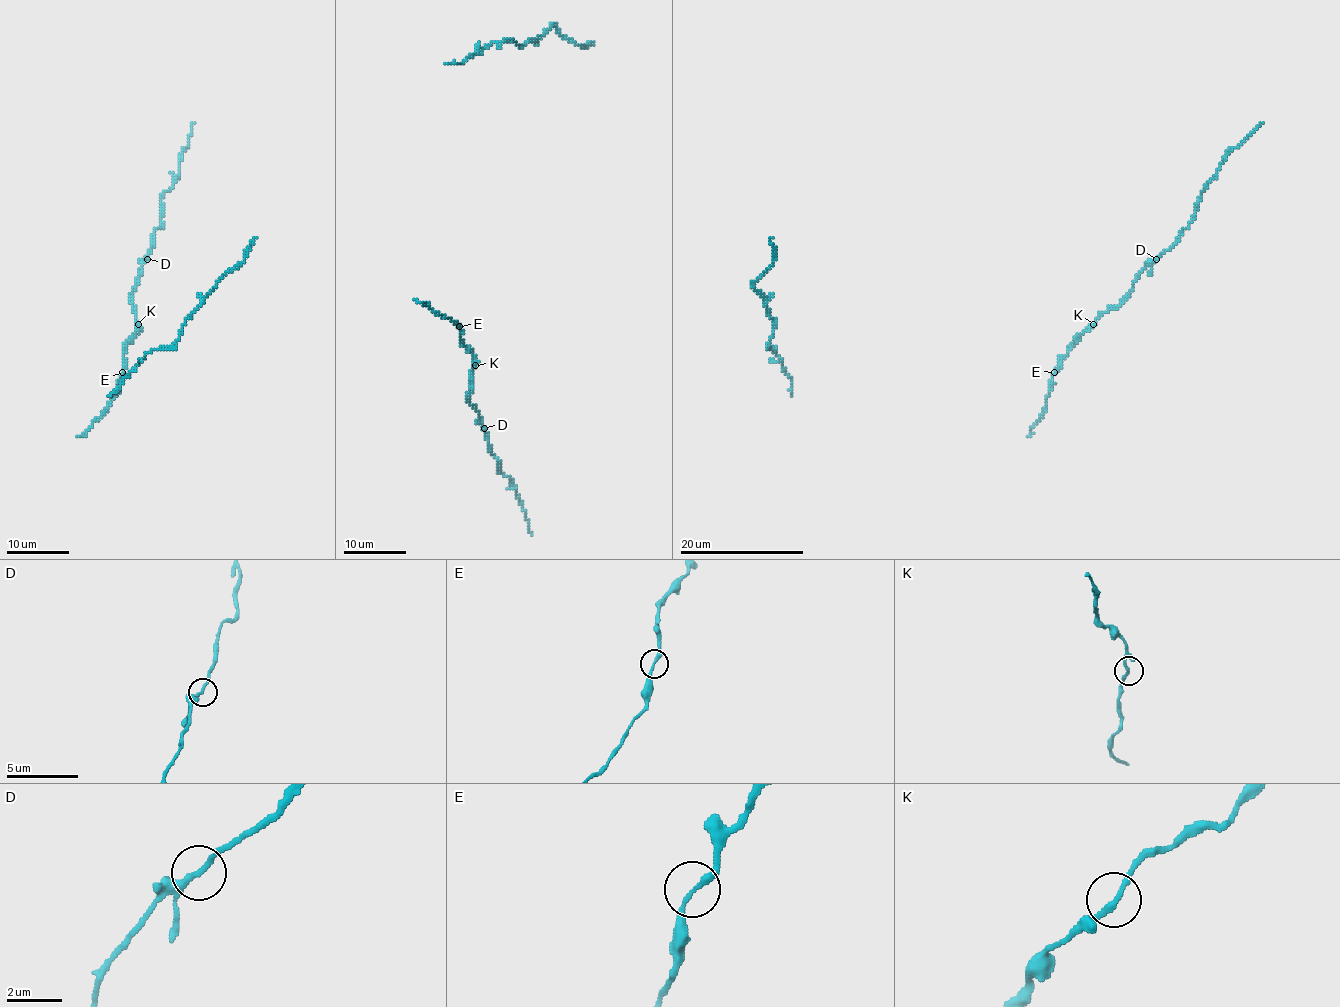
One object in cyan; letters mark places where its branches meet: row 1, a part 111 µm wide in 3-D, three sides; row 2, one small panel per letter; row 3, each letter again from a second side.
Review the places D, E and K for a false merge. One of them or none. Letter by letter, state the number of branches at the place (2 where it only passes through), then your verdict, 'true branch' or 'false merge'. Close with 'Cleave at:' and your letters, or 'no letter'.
D: 2 branches meet; true branch
E: 2 branches meet; true branch
K: 2 branches meet; true branch
Cleave at: no letter

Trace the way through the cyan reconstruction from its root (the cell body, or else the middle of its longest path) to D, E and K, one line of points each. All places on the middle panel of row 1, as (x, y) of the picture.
D: (418, 300), (456, 323), (461, 331), (461, 342), (473, 353), (472, 390), (467, 399), (484, 427)
E: (418, 300), (459, 326)
K: (418, 300), (459, 326), (461, 342), (473, 353), (475, 365)

